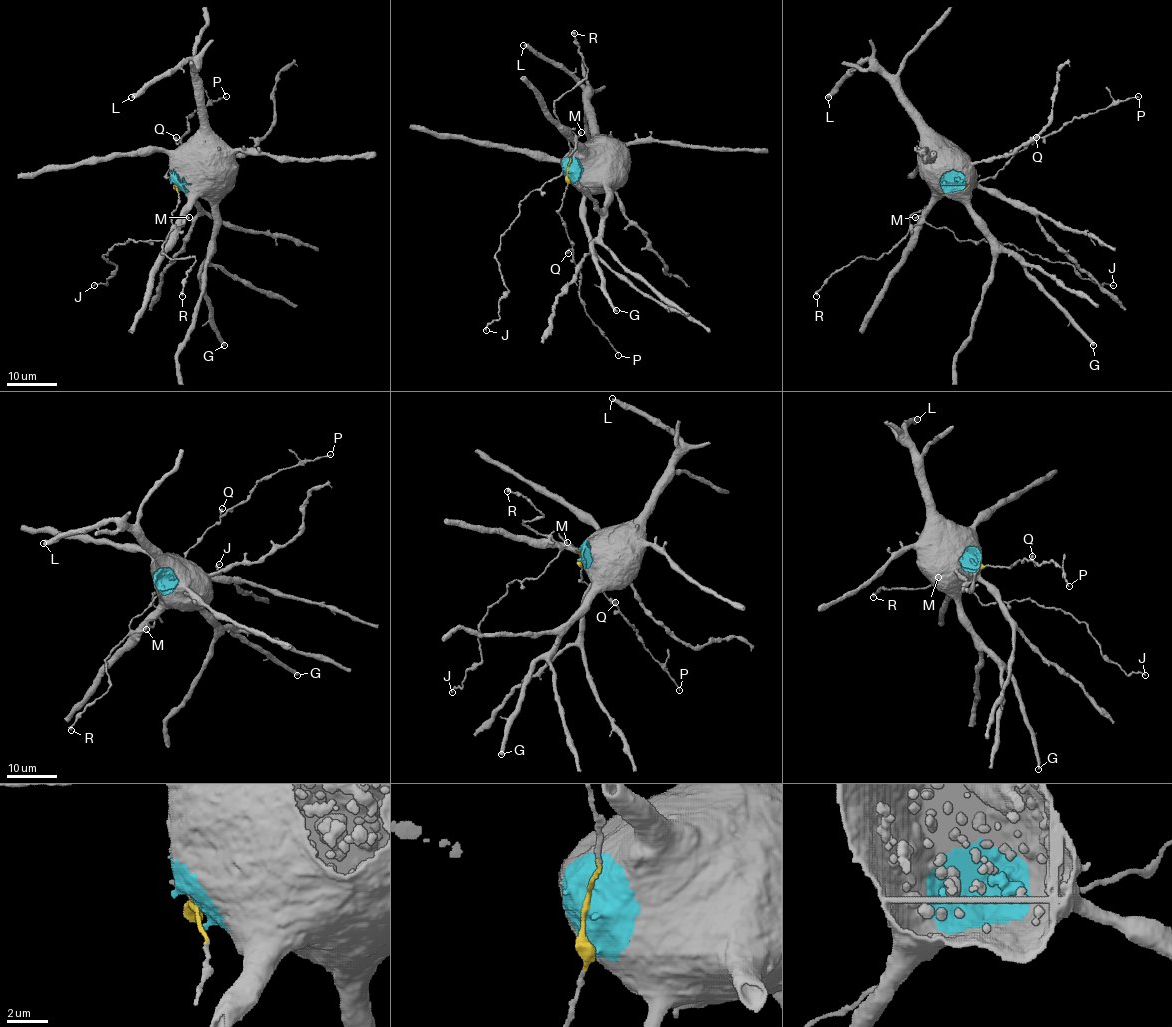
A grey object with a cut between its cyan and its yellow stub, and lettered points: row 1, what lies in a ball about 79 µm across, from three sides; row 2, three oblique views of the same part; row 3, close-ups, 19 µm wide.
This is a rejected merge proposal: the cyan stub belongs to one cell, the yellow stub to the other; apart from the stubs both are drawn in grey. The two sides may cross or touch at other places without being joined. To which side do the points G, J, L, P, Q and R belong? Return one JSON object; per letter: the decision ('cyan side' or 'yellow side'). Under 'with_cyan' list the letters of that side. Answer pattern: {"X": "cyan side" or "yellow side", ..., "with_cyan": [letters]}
{"G": "cyan side", "J": "yellow side", "L": "cyan side", "P": "yellow side", "Q": "yellow side", "R": "yellow side", "with_cyan": ["G", "L"]}

